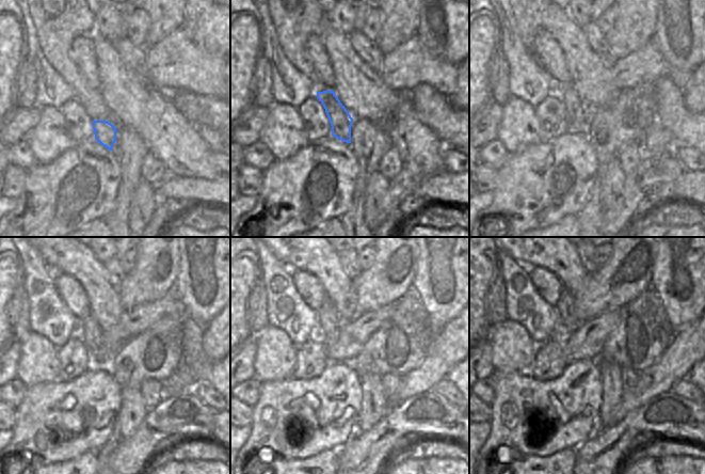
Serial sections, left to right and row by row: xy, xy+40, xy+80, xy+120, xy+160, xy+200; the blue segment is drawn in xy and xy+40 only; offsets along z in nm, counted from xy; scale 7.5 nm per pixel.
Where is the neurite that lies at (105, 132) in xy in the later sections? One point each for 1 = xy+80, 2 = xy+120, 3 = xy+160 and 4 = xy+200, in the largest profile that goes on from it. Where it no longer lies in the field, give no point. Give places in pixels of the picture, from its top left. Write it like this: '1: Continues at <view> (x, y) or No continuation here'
1: Continues at xy+80 (578, 115)
2: Continues at xy+120 (89, 330)
3: Continues at xy+160 (330, 322)
4: Continues at xy+200 (565, 306)

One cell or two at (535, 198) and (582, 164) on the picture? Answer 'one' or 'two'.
one

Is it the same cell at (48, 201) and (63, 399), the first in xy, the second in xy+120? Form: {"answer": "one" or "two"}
{"answer": "one"}

